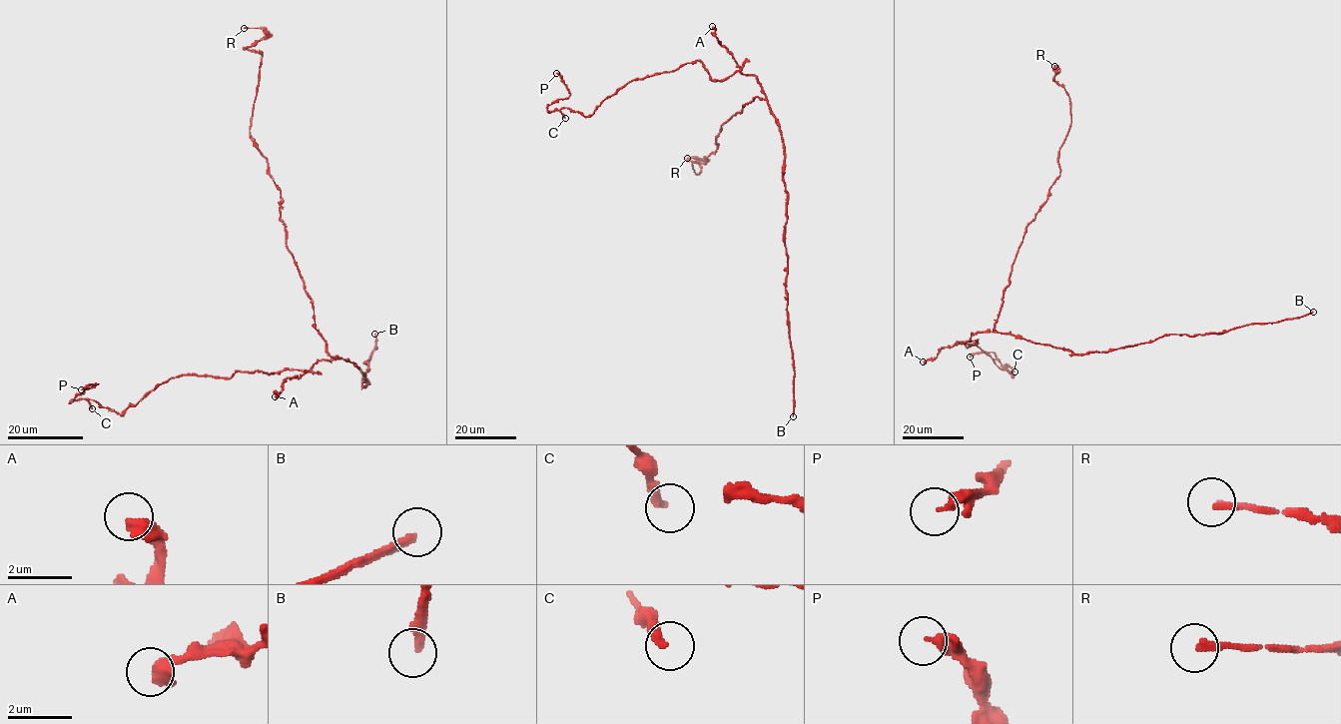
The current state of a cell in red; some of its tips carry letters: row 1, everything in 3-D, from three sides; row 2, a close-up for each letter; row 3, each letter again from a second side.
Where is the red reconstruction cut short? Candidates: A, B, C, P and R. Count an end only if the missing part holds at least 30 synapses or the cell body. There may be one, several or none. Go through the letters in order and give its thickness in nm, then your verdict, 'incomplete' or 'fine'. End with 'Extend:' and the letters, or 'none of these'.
A: calibre 550 nm; fine
B: calibre 220 nm; incomplete
C: calibre 280 nm; fine
P: calibre 320 nm; fine
R: calibre 200 nm; fine
Extend: B

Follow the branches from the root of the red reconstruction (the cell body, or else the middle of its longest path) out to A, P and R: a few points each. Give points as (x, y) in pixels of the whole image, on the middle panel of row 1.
A: (763, 99), (765, 93), (758, 79), (741, 72), (734, 56), (719, 43), (712, 26)
P: (763, 99), (755, 76), (714, 80), (695, 60), (629, 81), (584, 116), (547, 109), (570, 95), (556, 73)
R: (763, 99), (721, 126), (707, 163), (691, 163), (698, 174), (688, 160), (704, 158), (687, 158)

